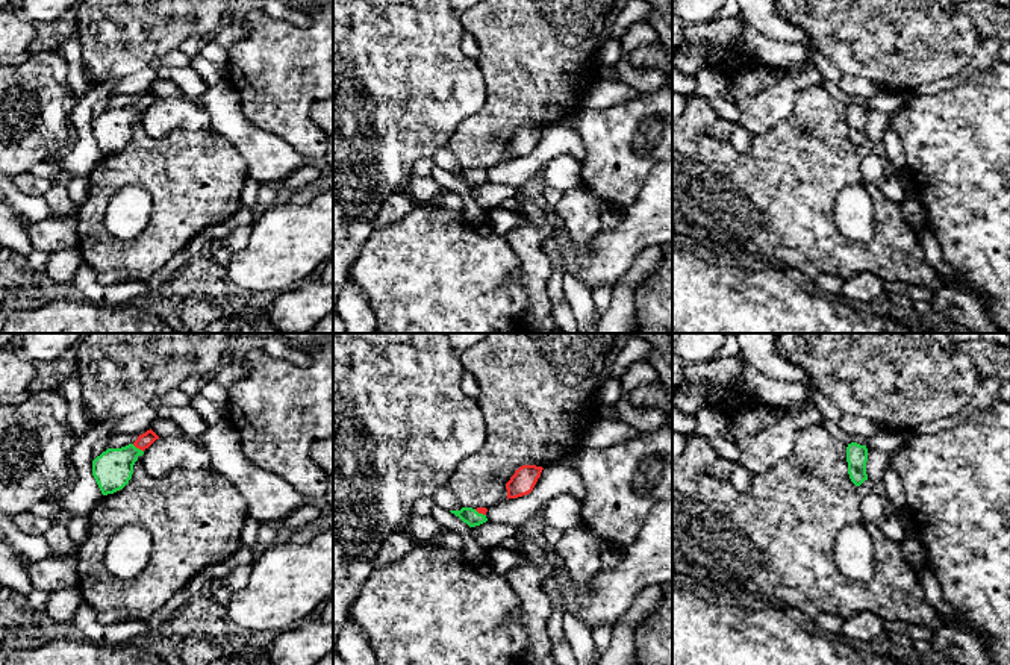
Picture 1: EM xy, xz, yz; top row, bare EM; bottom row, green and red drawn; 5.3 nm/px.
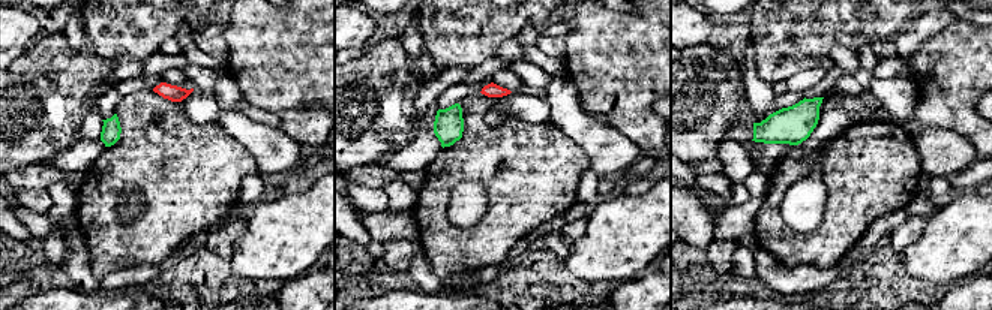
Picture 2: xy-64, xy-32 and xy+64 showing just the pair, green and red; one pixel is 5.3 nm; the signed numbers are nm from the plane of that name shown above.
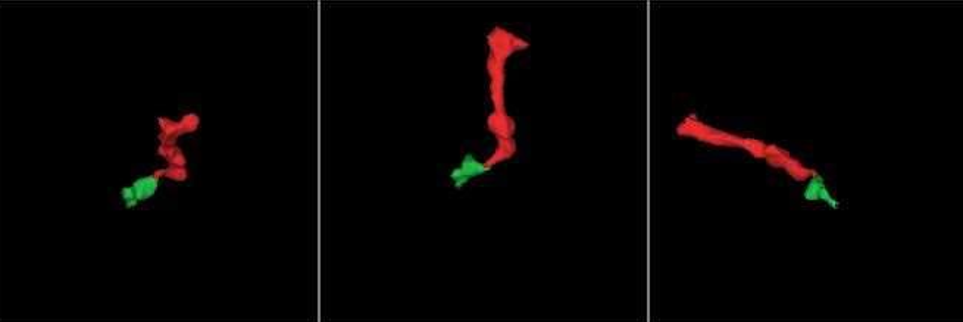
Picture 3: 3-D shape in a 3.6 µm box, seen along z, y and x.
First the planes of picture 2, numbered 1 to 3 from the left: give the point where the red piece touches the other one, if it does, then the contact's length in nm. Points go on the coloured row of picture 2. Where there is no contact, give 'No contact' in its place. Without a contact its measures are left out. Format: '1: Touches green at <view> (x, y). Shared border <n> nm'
1: No contact
2: No contact
3: No contact

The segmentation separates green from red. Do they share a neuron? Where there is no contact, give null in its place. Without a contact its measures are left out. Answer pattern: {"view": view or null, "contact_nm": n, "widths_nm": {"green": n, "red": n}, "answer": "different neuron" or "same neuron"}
{"view": "xy", "contact_nm": 80, "widths_nm": {"green": 200, "red": 80}, "answer": "same neuron"}

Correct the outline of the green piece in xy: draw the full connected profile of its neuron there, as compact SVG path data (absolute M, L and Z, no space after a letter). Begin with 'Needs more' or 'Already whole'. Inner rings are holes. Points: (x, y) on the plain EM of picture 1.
Needs more. M150 89L133 105L108 109L92 121L92 136L103 156L114 155L129 144L135 123L156 100L159 97Z

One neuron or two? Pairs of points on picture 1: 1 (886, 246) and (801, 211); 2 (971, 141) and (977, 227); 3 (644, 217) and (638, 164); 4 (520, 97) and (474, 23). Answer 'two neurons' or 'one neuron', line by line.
1: one neuron
2: one neuron
3: two neurons
4: one neuron

